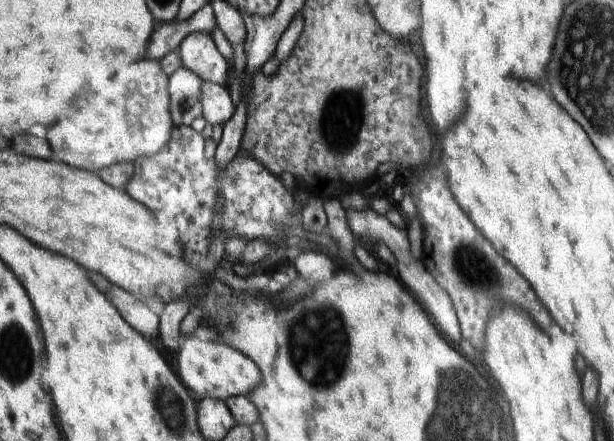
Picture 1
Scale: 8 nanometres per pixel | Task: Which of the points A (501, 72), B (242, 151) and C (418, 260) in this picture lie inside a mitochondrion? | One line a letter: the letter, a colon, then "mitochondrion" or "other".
A: other
B: other
C: other

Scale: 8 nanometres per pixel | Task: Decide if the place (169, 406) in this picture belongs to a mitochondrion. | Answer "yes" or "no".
yes

